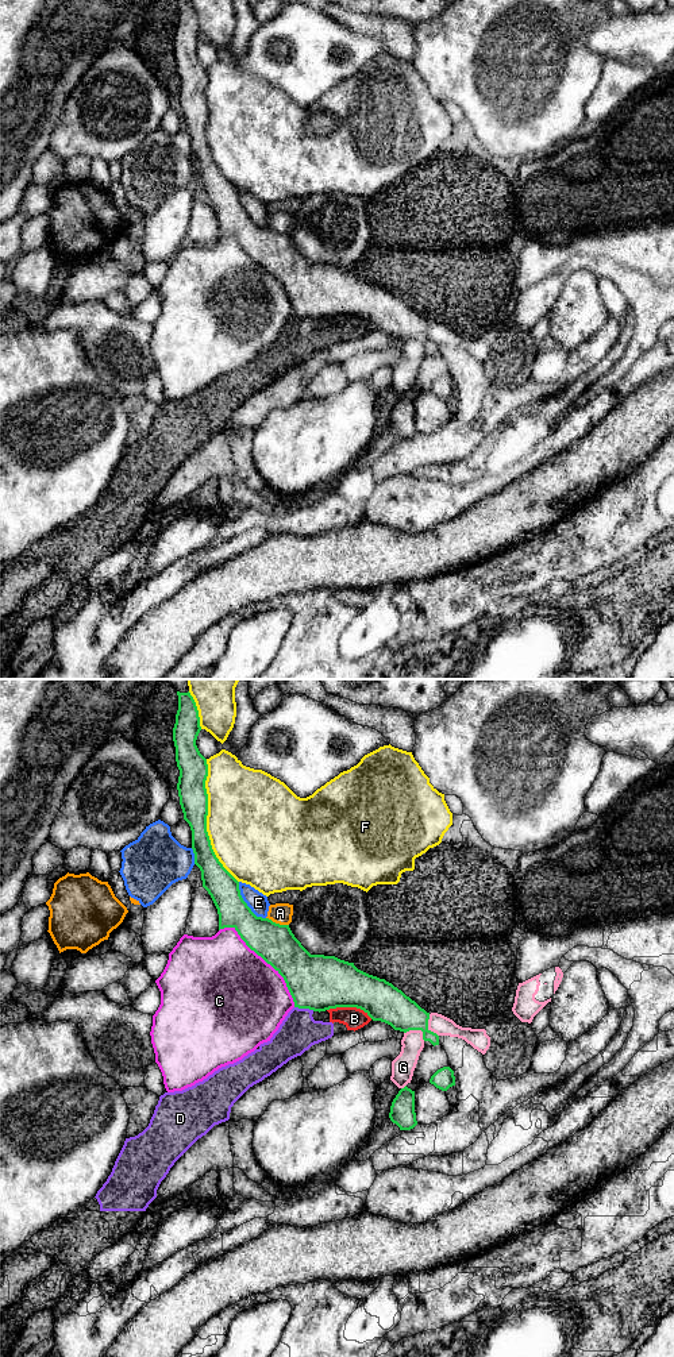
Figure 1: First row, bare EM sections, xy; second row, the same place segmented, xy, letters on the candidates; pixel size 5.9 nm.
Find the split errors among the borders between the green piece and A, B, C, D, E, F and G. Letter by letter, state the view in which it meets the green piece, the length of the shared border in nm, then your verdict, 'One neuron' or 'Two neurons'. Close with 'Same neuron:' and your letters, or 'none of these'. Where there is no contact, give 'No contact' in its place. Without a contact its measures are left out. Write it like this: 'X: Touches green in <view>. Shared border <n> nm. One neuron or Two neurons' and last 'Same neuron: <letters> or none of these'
A: Touches green in xy. Shared border 140 nm. Two neurons
B: Touches green in xy. Shared border 280 nm. Two neurons
C: Touches green in xy. Shared border 650 nm. Two neurons
D: Touches green in xy. Shared border 120 nm. Two neurons
E: Touches green in xy. Shared border 280 nm. Two neurons
F: Touches green in xy. Shared border 750 nm. Two neurons
G: Touches green in xy. Shared border 140 nm. Two neurons
Same neuron: none of these

